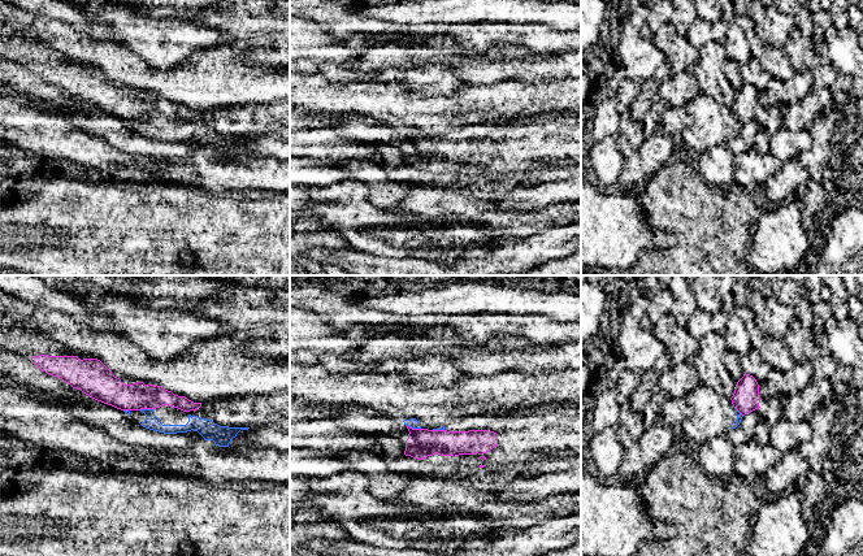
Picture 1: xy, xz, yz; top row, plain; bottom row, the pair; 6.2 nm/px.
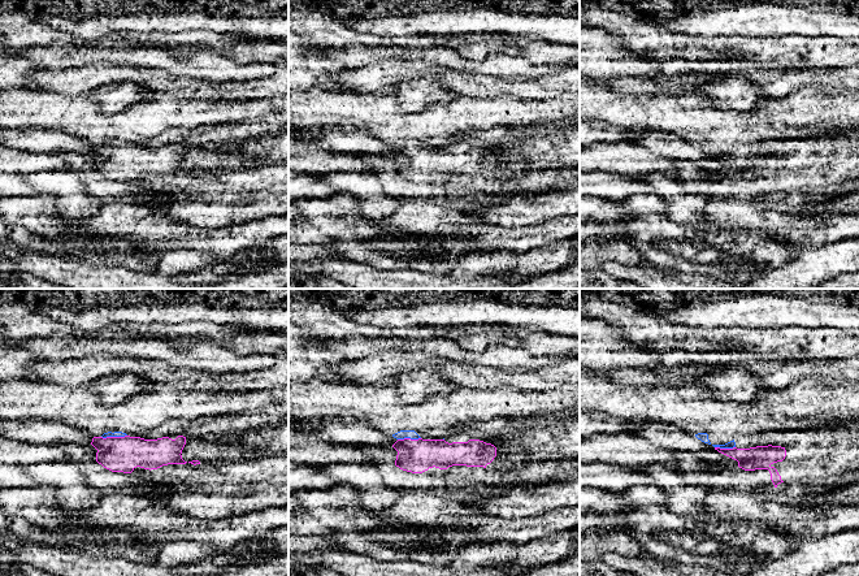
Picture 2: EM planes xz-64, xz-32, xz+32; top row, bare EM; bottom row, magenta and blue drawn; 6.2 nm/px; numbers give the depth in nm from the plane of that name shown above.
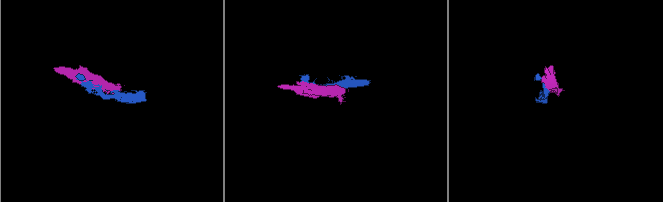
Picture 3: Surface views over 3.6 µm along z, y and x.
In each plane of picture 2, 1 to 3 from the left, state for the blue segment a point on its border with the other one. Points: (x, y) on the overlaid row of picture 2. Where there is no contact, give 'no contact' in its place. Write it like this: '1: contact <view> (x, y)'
1: contact xz-64 (113, 437)
2: contact xz-32 (408, 438)
3: contact xz+32 (725, 449)

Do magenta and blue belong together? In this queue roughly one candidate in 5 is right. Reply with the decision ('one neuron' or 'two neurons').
two neurons

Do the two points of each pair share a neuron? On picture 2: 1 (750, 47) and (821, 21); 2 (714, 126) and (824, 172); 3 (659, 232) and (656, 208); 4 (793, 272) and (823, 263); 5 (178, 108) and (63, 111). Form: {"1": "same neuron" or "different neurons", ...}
{"1": "different neurons", "2": "different neurons", "3": "same neuron", "4": "same neuron", "5": "same neuron"}

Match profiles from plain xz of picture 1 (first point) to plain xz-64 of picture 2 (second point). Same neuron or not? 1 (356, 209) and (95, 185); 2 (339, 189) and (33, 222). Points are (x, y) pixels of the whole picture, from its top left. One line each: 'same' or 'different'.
1: different
2: same

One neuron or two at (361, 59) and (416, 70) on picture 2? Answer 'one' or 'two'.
two

